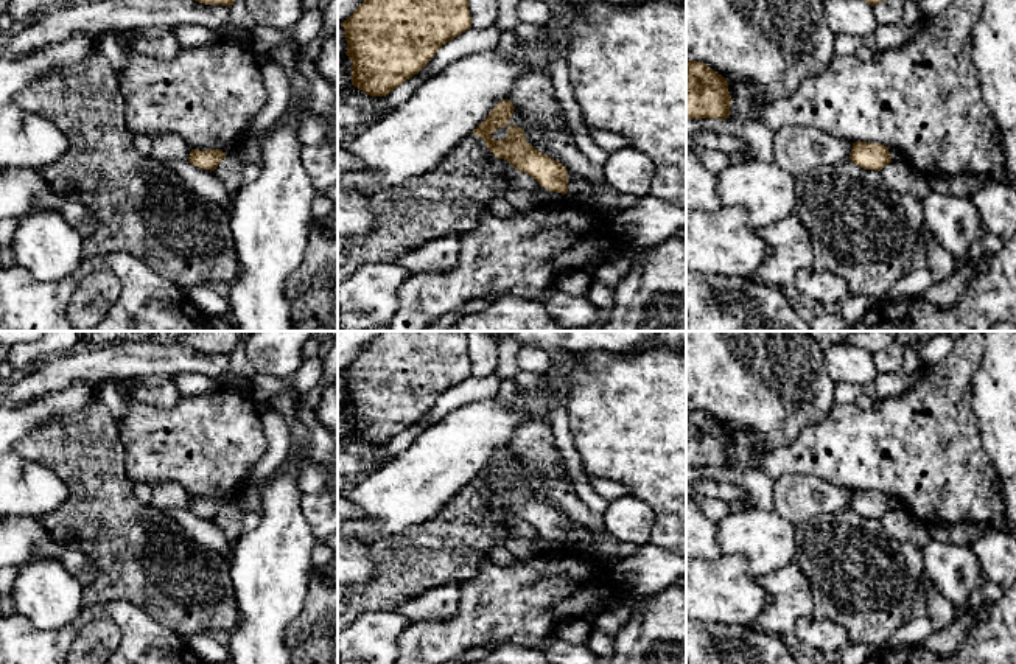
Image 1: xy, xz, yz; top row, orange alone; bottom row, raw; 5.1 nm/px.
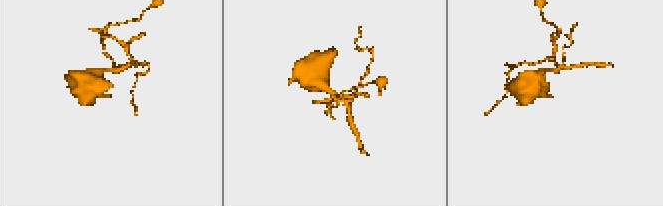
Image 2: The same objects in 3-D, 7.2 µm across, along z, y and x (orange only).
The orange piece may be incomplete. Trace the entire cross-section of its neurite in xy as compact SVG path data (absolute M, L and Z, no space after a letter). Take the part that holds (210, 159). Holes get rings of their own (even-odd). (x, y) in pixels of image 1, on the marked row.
M191 149L188 162L198 168L215 171L226 156L221 149Z

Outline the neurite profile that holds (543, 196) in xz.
M518 173L512 179L512 185L517 188L531 190L535 194L537 205L555 205L569 199L566 194L543 188L534 177L526 173Z

